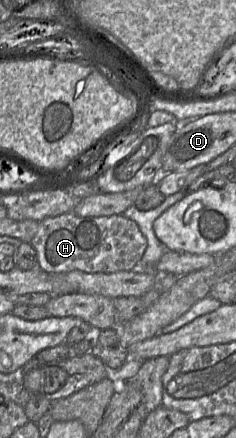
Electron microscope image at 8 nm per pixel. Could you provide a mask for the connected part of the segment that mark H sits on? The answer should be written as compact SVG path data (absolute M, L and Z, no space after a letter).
M73 212L43 219L30 244L36 250L38 267L47 273L130 271L139 264L147 248L138 225L123 214L80 217Z

